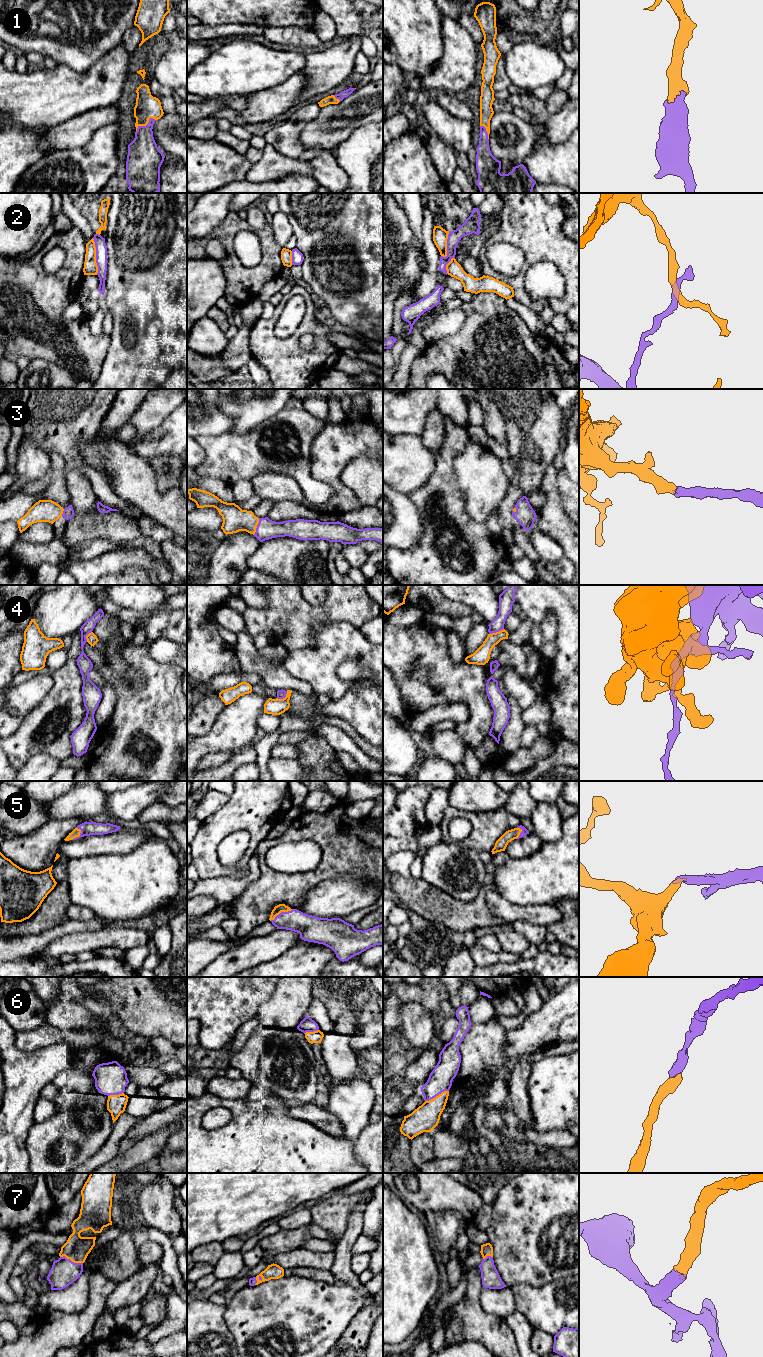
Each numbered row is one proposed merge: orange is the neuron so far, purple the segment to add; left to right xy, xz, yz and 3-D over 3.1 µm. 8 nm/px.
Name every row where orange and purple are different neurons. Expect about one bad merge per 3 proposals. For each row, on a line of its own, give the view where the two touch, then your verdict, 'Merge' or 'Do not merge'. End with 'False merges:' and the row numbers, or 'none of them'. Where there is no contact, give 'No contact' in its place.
1: Touches orange in xy. Merge
2: Touches orange in xy. Do not merge
3: Touches orange in xz. Merge
4: Touches orange in yz. Do not merge
5: Touches orange in xz. Merge
6: Touches orange in yz. Merge
7: Touches orange in xy. Merge
False merges: 2, 4

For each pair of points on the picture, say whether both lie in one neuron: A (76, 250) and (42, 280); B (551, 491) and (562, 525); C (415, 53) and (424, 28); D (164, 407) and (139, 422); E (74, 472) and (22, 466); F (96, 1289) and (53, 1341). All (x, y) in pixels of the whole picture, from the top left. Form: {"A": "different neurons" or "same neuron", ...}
{"A": "same neuron", "B": "same neuron", "C": "same neuron", "D": "same neuron", "E": "different neurons", "F": "same neuron"}

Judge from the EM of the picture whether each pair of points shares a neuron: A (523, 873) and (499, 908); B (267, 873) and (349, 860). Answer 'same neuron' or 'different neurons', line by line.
A: different neurons
B: same neuron

